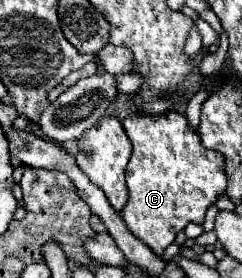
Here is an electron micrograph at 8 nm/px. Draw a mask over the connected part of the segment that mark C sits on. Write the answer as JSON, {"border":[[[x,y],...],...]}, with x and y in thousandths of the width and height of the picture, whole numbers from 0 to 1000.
{"border":[[[694,399],[686,414],[595,414],[595,406],[545,406],[512,435],[512,471],[529,500],[545,507],[545,565],[521,601],[521,658],[537,687],[537,716],[521,745],[496,759],[504,788],[521,795],[521,817],[562,845],[579,867],[595,867],[653,924],[669,924],[669,903],[719,874],[727,838],[752,831],[785,795],[835,802],[851,752],[934,687],[934,629],[926,629],[926,565],[901,543],[851,536],[826,514],[826,493],[802,464],[777,457],[769,421]]]}

